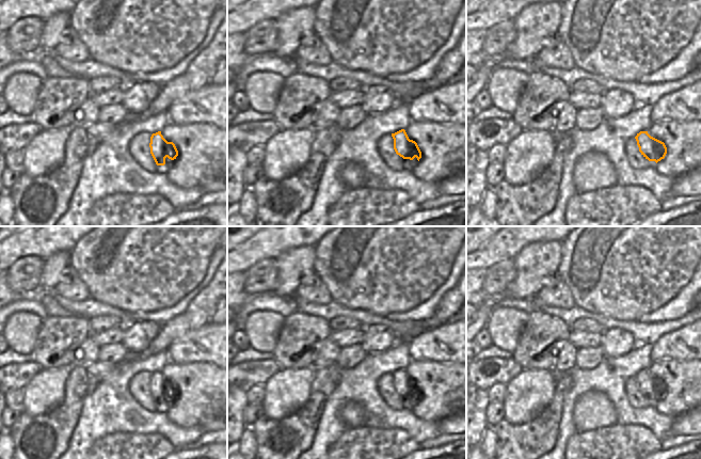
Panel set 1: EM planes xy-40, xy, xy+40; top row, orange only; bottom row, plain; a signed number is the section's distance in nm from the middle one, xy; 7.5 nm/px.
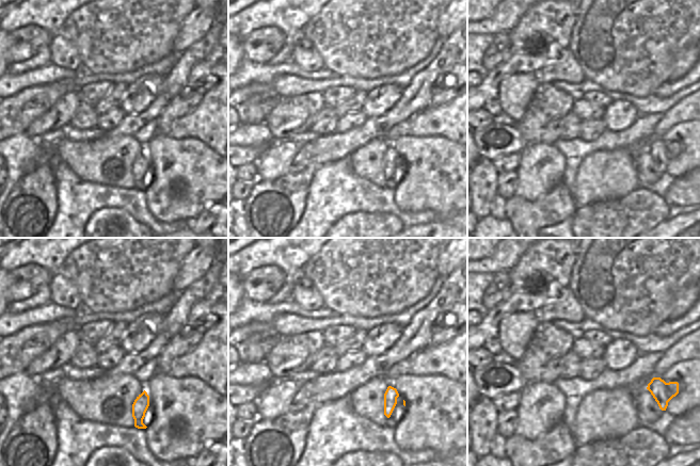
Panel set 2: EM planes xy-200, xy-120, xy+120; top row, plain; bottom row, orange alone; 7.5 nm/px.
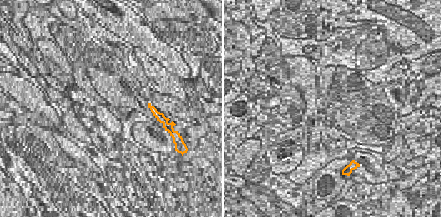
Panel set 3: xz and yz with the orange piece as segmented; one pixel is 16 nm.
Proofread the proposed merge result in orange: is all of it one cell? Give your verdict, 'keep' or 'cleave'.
keep

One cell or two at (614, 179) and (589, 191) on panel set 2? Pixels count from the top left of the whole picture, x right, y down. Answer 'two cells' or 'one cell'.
one cell

